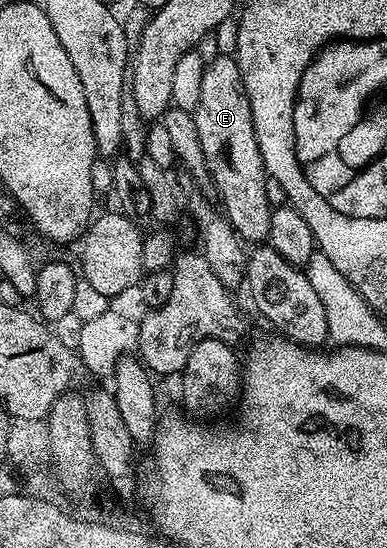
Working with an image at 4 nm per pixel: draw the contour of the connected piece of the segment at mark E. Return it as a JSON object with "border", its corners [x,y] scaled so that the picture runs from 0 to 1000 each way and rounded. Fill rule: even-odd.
{"border":[[[607,104],[550,108],[517,142],[517,188],[501,193],[512,255],[522,255],[522,277],[556,352],[568,352],[568,369],[579,374],[576,396],[633,443],[672,445],[690,436],[708,380],[687,365],[693,319],[656,241],[646,182]]]}

